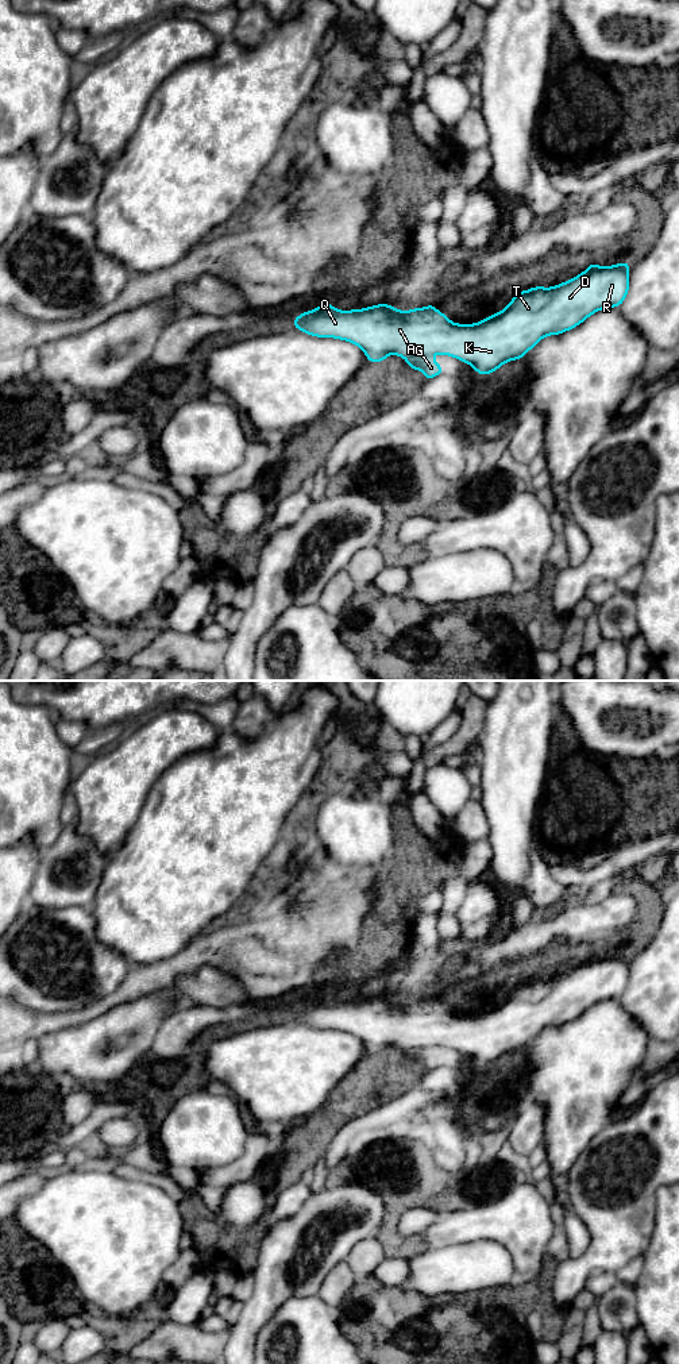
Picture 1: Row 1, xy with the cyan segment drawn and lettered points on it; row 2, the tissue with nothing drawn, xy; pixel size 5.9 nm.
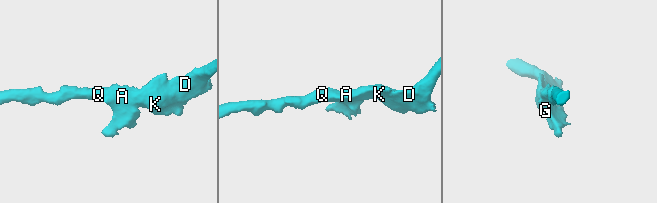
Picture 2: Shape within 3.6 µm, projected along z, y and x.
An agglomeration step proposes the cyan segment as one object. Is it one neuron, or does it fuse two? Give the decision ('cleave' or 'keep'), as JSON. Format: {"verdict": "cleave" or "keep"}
{"verdict": "keep"}

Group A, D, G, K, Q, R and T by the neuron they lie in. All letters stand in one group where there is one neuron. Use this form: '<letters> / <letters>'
A D G K Q R T

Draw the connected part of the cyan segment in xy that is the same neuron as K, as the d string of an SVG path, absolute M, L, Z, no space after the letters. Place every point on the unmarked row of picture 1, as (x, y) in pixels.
M629 952L613 958L589 955L586 963L552 979L535 978L516 985L504 1002L475 1016L452 1014L433 998L401 1003L389 995L363 1001L339 1002L329 994L294 1009L293 1018L310 1028L335 1029L360 1039L367 1052L379 1055L389 1045L402 1048L410 1060L421 1061L425 1072L444 1064L432 1049L444 1045L468 1055L481 1067L498 1061L509 1052L524 1049L543 1029L578 1018L593 1005L620 998L629 982Z

